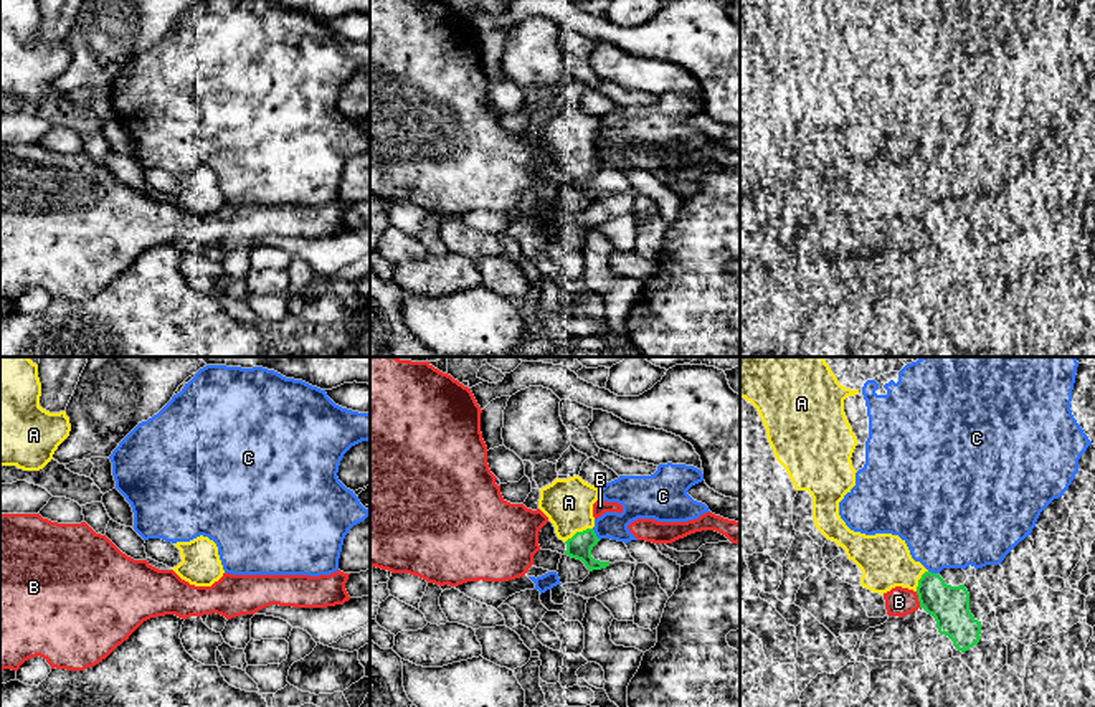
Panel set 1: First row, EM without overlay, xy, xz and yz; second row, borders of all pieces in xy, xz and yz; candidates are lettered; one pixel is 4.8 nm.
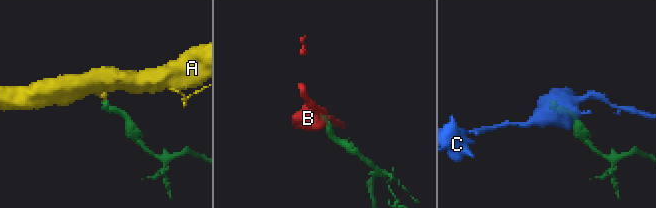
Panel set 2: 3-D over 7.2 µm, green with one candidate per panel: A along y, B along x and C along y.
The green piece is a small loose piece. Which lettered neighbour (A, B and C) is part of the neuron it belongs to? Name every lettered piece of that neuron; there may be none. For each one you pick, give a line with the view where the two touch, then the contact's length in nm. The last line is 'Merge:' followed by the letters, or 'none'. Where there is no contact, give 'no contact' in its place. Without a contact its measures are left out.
A: contact in xz; length 150 nm
Merge: A

